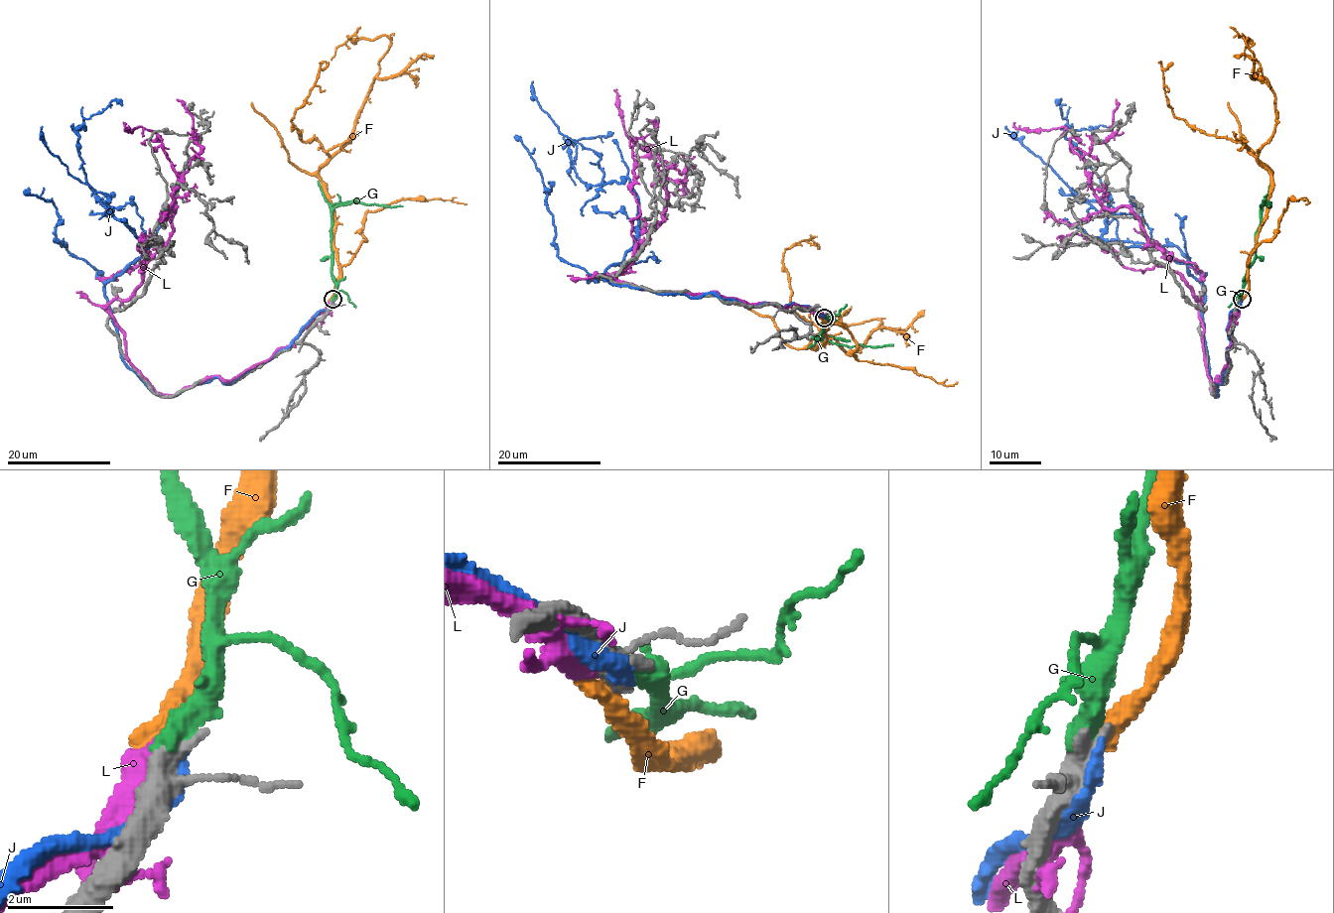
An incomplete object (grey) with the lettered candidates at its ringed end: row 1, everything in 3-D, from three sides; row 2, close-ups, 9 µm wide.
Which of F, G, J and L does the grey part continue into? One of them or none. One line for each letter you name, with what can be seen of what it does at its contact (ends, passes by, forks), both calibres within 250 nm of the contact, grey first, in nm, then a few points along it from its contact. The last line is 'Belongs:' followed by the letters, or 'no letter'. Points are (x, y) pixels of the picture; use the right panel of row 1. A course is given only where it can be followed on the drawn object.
Belongs: no letter

